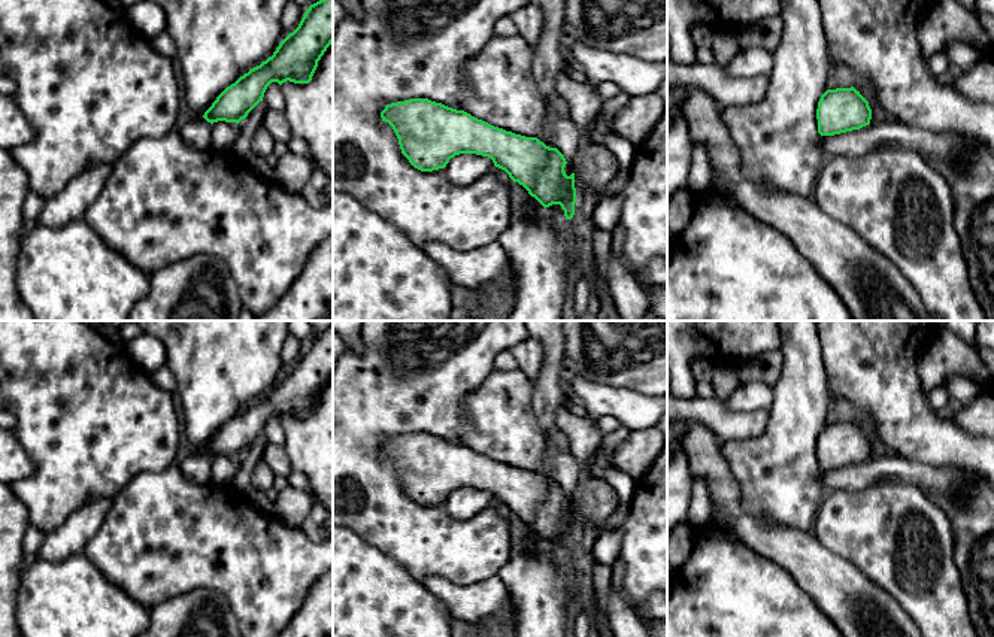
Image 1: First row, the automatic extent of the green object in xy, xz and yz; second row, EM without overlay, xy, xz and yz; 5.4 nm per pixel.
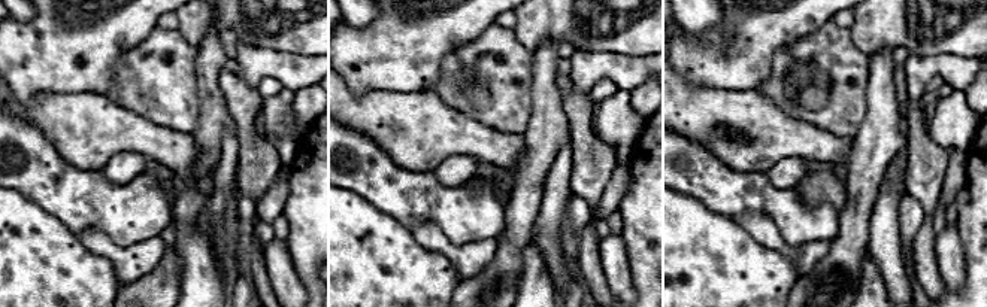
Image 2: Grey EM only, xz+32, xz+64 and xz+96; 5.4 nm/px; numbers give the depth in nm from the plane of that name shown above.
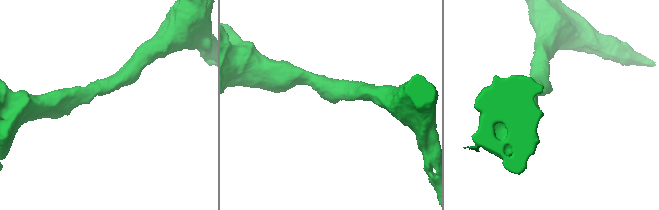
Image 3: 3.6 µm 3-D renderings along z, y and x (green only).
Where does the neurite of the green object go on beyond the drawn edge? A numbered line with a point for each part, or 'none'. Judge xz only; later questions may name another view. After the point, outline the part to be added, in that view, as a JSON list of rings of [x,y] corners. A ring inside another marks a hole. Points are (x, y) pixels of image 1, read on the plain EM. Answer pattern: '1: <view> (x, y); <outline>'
1: xz (548, 397); [[[525,321],[530,337],[539,340],[545,348],[545,363],[533,380],[531,404],[545,437],[542,467],[537,473],[549,482],[555,482],[554,458],[563,452],[551,436],[551,431],[557,427],[557,412],[566,403],[566,394],[560,385],[564,348],[561,324],[563,321]]]

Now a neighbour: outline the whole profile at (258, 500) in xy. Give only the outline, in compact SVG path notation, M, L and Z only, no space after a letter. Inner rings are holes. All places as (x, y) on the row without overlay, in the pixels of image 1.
M252 491L248 494L251 504L267 516L275 515L275 503L272 503L264 492Z

